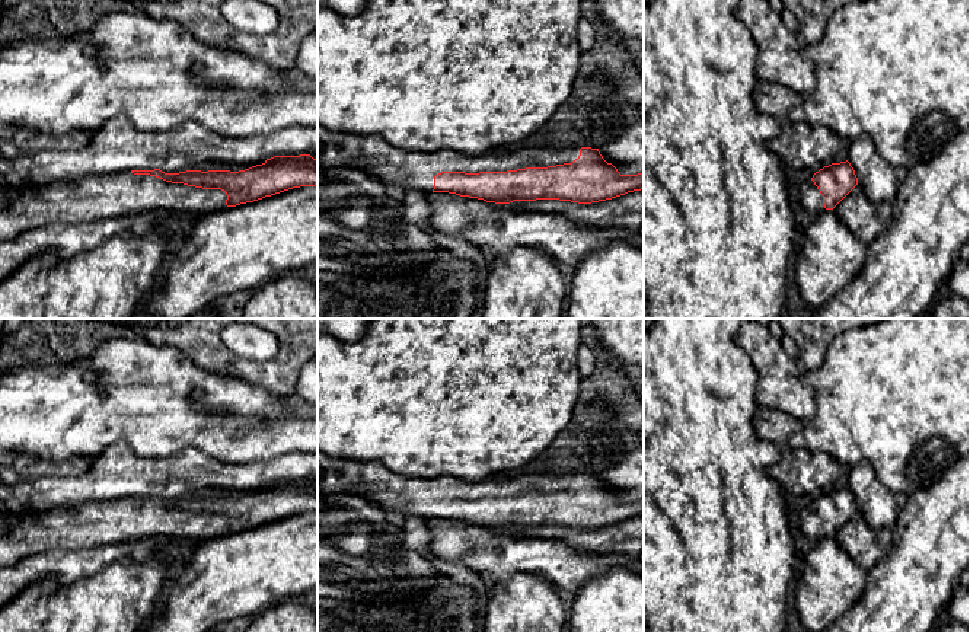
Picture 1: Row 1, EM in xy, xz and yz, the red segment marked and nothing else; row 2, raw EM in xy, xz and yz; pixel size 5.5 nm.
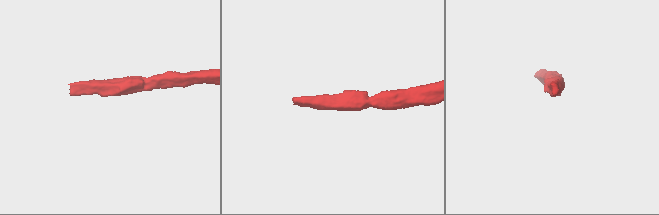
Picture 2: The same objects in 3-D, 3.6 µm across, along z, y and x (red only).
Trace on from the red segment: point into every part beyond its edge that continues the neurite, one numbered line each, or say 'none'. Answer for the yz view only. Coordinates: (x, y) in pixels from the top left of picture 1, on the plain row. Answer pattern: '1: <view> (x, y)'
1: yz (811, 524)

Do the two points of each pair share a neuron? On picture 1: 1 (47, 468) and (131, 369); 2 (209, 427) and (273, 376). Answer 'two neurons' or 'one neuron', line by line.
1: two neurons
2: two neurons

